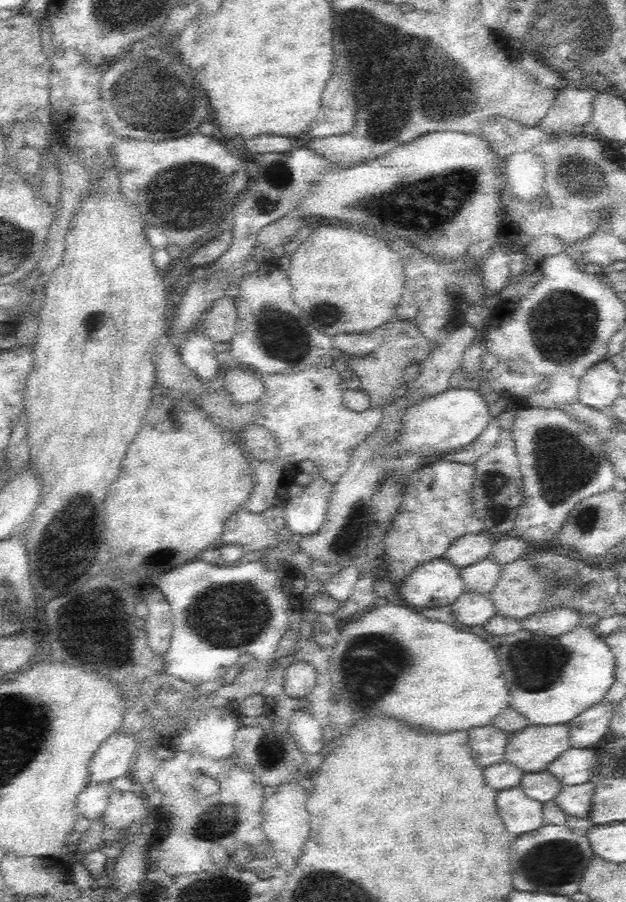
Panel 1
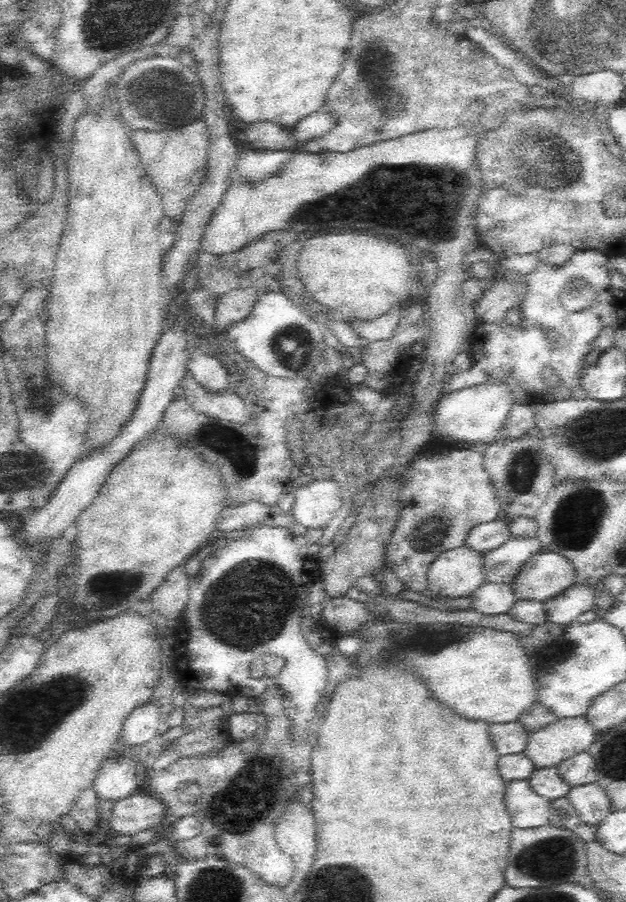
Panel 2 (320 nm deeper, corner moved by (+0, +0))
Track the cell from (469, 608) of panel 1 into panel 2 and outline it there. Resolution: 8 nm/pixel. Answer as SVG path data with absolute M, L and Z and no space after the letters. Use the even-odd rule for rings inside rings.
M487 581L470 596L472 603L469 608L485 615L506 614L518 600L511 584Z

